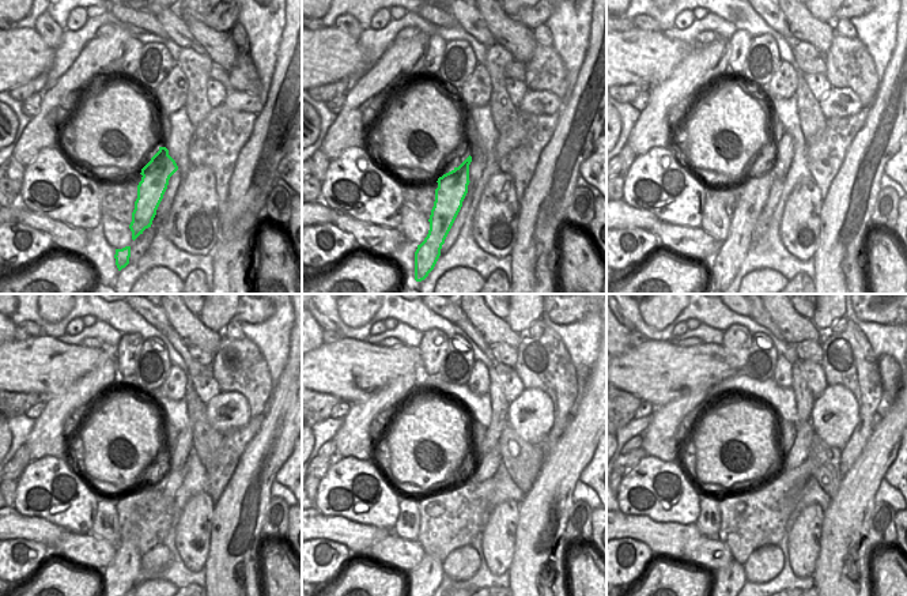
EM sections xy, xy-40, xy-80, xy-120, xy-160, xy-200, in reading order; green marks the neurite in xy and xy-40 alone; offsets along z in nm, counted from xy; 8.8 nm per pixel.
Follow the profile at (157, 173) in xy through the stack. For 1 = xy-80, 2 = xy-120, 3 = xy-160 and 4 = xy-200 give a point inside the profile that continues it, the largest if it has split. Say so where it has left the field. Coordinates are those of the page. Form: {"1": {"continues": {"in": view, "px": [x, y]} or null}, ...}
{"1": {"continues": {"in": "xy-80", "px": [754, 191]}}, "2": {"continues": {"in": "xy-120", "px": [127, 564]}}, "3": {"continues": {"in": "xy-160", "px": [429, 570]}}, "4": {"continues": {"in": "xy-200", "px": [733, 570]}}}

